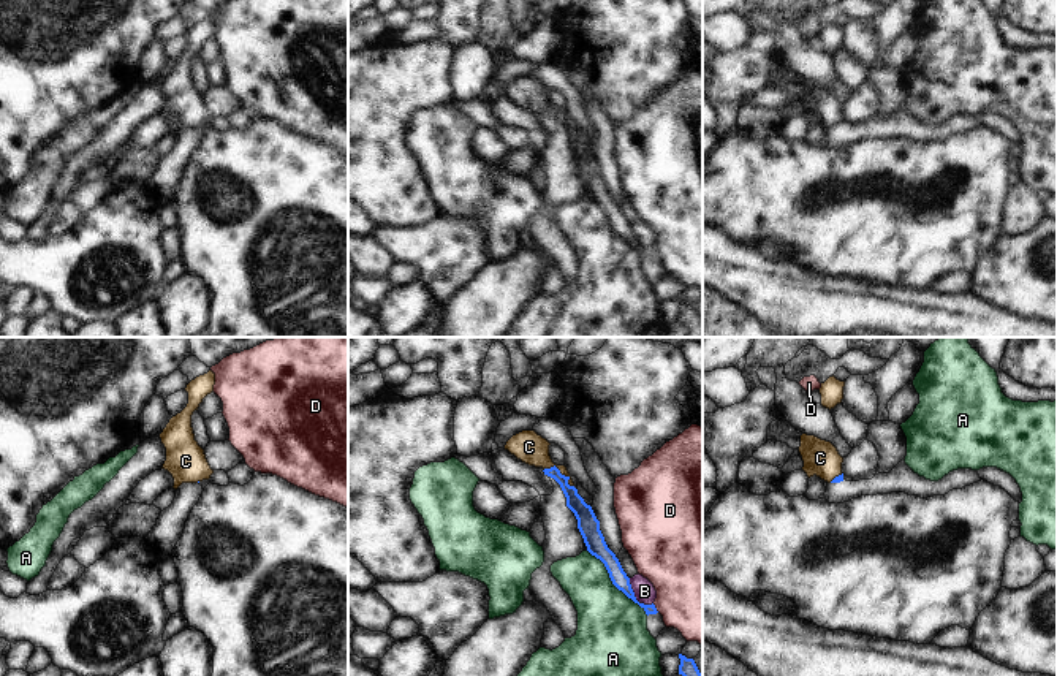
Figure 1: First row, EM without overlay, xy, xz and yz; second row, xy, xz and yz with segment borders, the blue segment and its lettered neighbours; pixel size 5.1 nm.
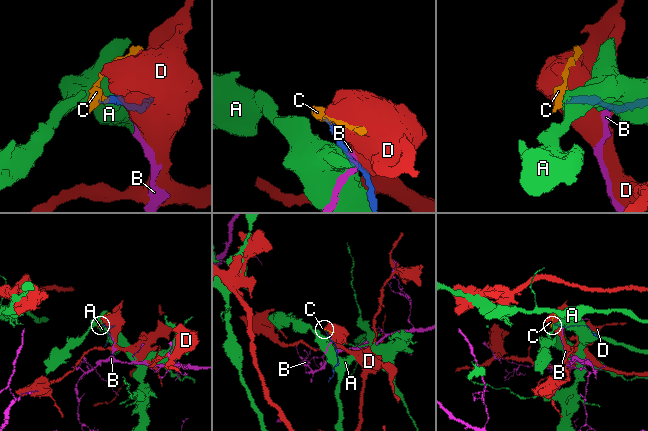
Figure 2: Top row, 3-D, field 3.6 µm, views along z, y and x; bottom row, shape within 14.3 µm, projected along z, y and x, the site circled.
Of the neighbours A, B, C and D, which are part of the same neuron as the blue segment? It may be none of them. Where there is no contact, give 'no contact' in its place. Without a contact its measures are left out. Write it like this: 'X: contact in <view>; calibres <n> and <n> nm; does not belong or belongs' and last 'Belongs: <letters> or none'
A: contact in xz; calibres 100 and 360 nm; does not belong
B: contact in xz; calibres 90 and 110 nm; does not belong
C: contact in xz; calibres 90 and 160 nm; belongs
D: contact in xz; calibres 90 and 460 nm; does not belong
Belongs: C

